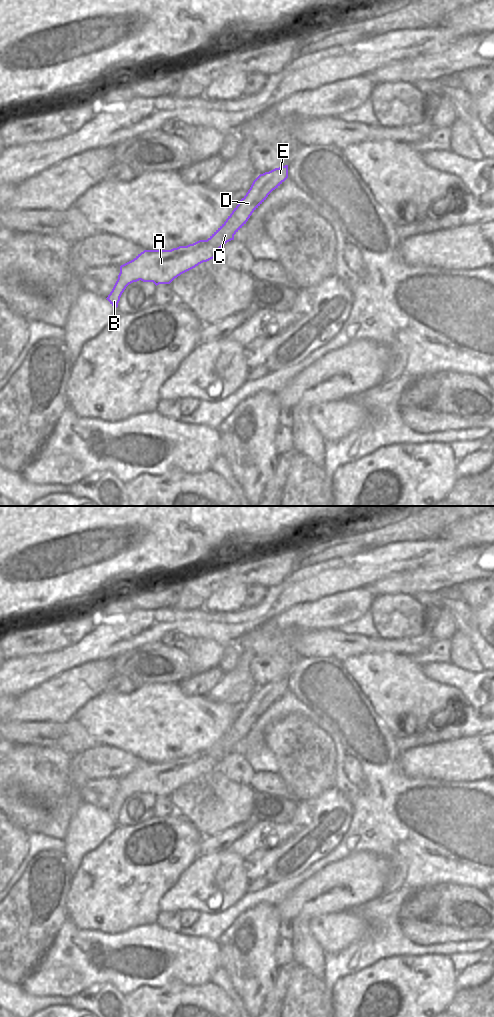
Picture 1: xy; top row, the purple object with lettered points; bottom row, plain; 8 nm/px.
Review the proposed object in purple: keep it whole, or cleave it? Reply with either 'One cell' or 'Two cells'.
One cell.

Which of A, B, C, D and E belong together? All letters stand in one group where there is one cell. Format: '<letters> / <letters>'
A B C D E

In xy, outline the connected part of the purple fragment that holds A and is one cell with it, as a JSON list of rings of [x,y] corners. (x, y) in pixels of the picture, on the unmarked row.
[[[288,677],[260,686],[226,733],[207,752],[171,762],[144,762],[133,772],[121,777],[118,791],[106,811],[117,820],[129,796],[139,792],[153,794],[156,798],[170,796],[181,786],[215,770],[227,754],[234,752],[234,747],[268,707],[287,690]]]

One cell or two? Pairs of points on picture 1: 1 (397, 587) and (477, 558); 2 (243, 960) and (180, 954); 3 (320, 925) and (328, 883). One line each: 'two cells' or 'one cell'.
1: one cell
2: two cells
3: two cells

